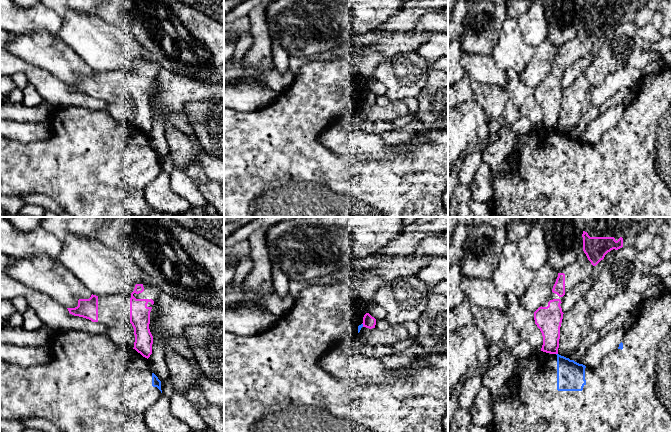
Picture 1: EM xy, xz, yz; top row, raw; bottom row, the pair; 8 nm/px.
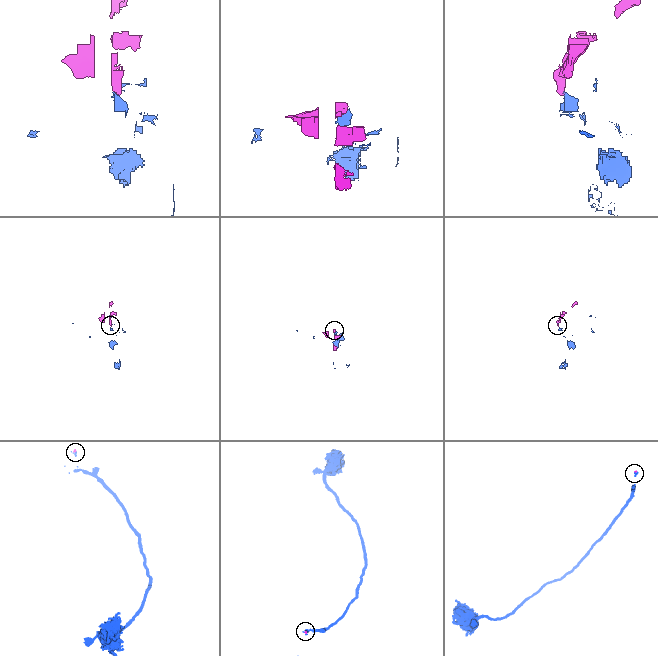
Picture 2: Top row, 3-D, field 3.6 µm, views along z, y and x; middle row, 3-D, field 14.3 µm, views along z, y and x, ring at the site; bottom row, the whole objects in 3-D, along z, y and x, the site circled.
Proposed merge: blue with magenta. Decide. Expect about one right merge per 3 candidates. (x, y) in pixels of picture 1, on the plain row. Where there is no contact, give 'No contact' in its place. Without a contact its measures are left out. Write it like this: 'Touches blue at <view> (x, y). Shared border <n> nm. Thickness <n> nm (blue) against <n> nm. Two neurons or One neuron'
Touches blue at xz (362, 101). Shared border 30 nm. Thickness 30 nm (blue) against 100 nm. Two neurons

